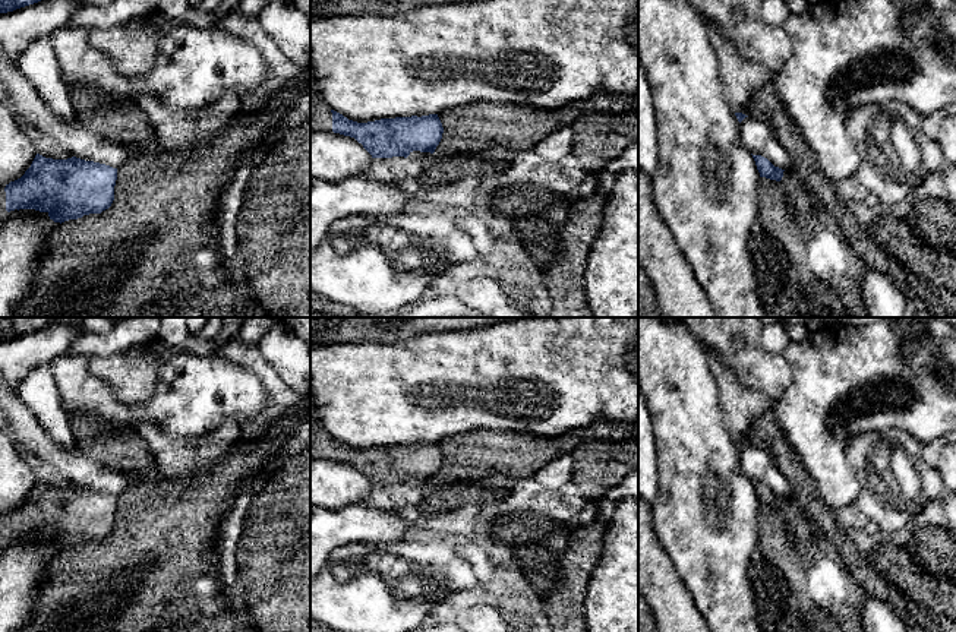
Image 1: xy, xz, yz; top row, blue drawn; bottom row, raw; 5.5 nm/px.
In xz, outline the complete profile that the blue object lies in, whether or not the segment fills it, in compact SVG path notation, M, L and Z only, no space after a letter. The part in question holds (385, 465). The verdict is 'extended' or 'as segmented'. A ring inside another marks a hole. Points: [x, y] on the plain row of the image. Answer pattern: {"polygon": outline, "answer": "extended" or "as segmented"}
{"polygon": "M310 394L310 459L334 459L354 465L372 486L407 486L413 478L433 481L442 467L444 455L438 442L367 451L348 448L325 430L316 417Z", "answer": "extended"}

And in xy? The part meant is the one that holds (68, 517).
{"polygon": "M35 483L25 502L0 515L0 553L19 537L47 540L54 550L101 541L114 528L117 496L85 489Z", "answer": "extended"}

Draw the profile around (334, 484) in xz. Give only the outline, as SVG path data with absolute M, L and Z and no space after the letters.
M310 459L310 505L338 509L363 503L372 483L354 465L334 459Z

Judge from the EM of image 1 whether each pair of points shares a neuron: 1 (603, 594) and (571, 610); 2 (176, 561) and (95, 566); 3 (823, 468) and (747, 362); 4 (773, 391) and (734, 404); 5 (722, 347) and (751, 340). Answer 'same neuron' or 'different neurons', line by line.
1: different neurons
2: same neuron
3: different neurons
4: different neurons
5: same neuron

